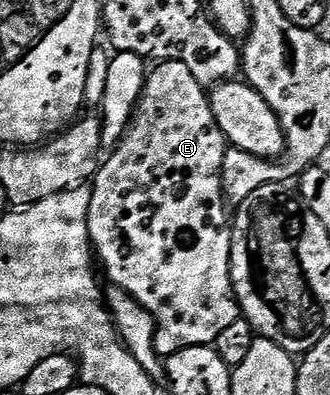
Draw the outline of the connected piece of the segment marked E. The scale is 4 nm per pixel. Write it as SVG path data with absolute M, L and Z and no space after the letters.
M171 60L161 61L153 65L150 73L145 77L144 87L140 93L140 99L136 101L136 111L128 121L120 141L116 143L112 154L103 159L102 165L94 175L90 191L93 199L88 202L88 240L92 244L95 257L104 265L108 273L111 285L118 290L124 290L150 316L156 321L156 351L162 356L177 354L185 350L187 346L212 346L218 340L223 330L234 324L234 320L241 318L240 305L236 299L236 293L232 287L232 231L230 226L230 210L224 201L224 185L222 184L222 160L226 149L226 139L216 123L216 117L212 111L210 94L205 87L194 80L194 72L186 68L186 64L173 62Z

